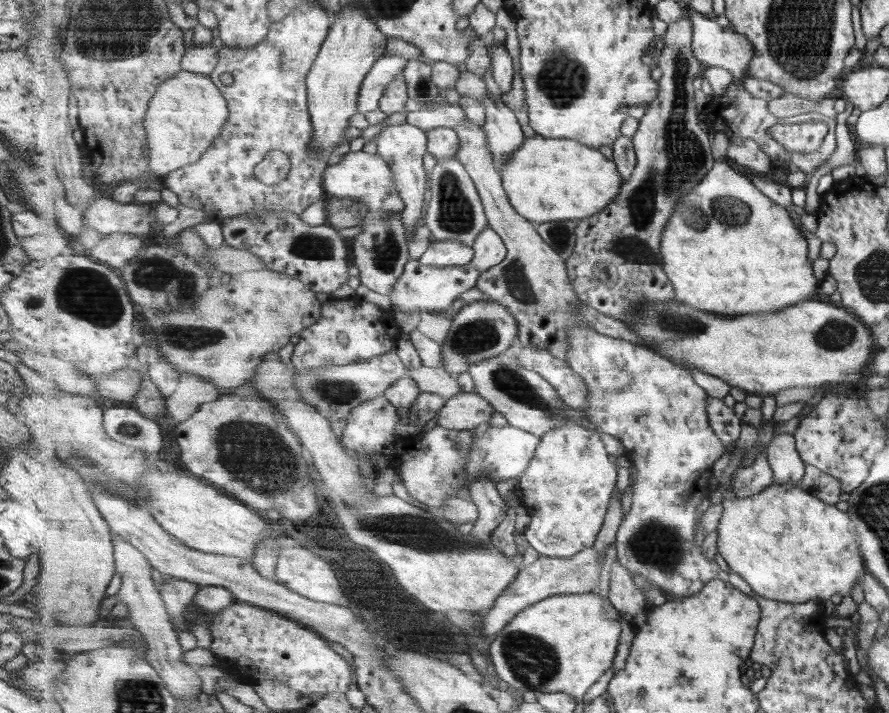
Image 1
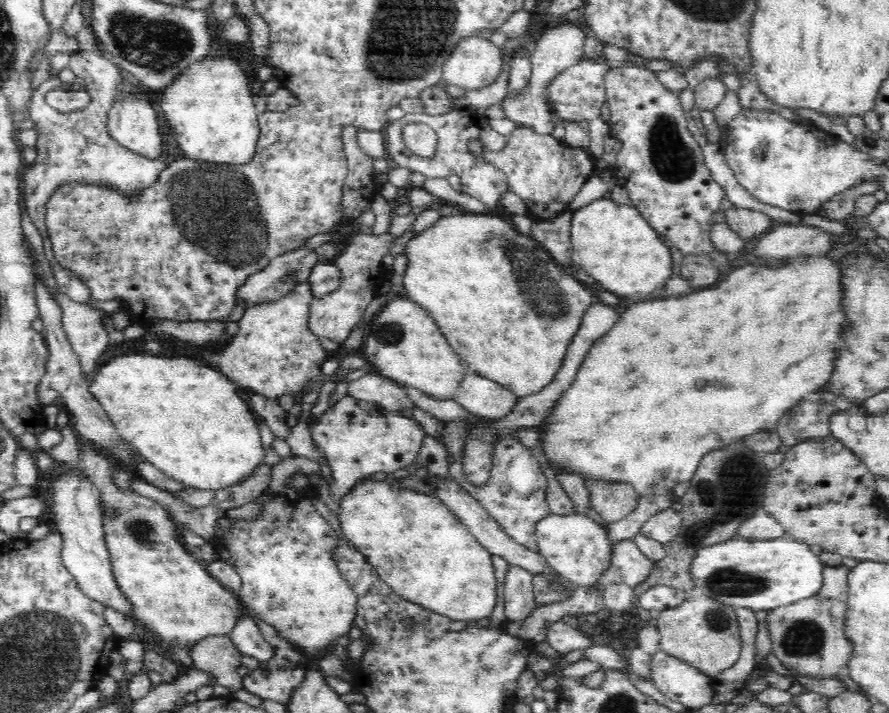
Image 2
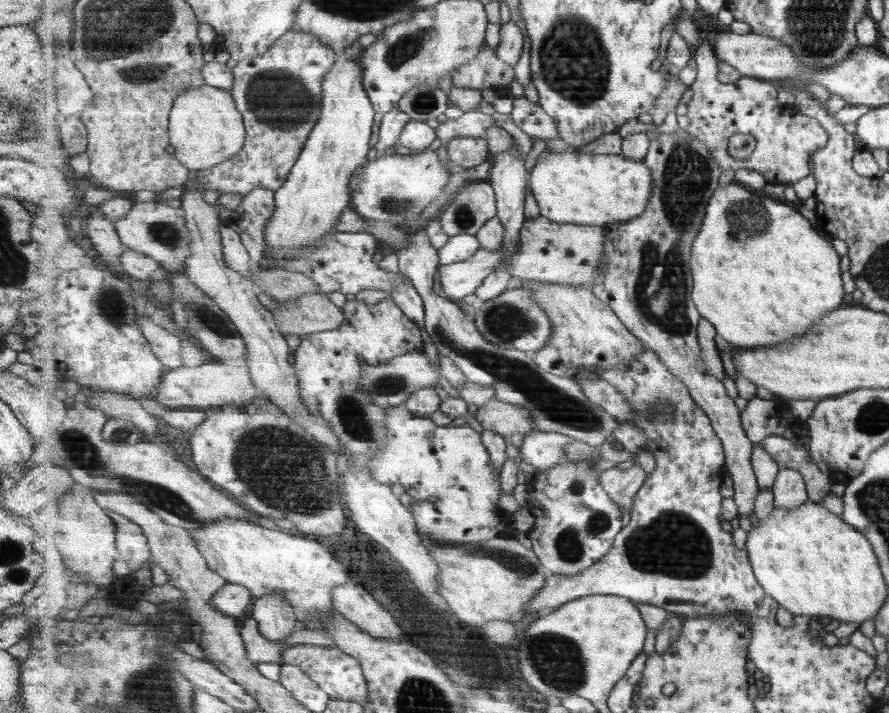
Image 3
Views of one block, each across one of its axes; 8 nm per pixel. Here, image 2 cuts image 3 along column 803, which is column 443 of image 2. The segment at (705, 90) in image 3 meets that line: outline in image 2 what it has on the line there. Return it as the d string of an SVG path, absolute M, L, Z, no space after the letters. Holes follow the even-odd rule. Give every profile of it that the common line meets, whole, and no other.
M456 108L448 114L440 114L440 116L426 115L421 119L418 116L408 114L402 120L388 123L382 132L385 135L386 155L391 157L397 163L397 166L404 167L411 173L418 172L426 178L446 179L447 176L456 174L462 184L461 192L480 200L491 210L494 210L502 195L509 190L507 172L495 169L484 159L471 156L467 149L469 139L480 139L490 151L504 150L504 146L507 145L506 137L494 131L490 127L488 119L484 116L475 114L468 109ZM419 120L424 121L426 125L437 132L436 152L433 156L415 156L403 141L403 126Z

